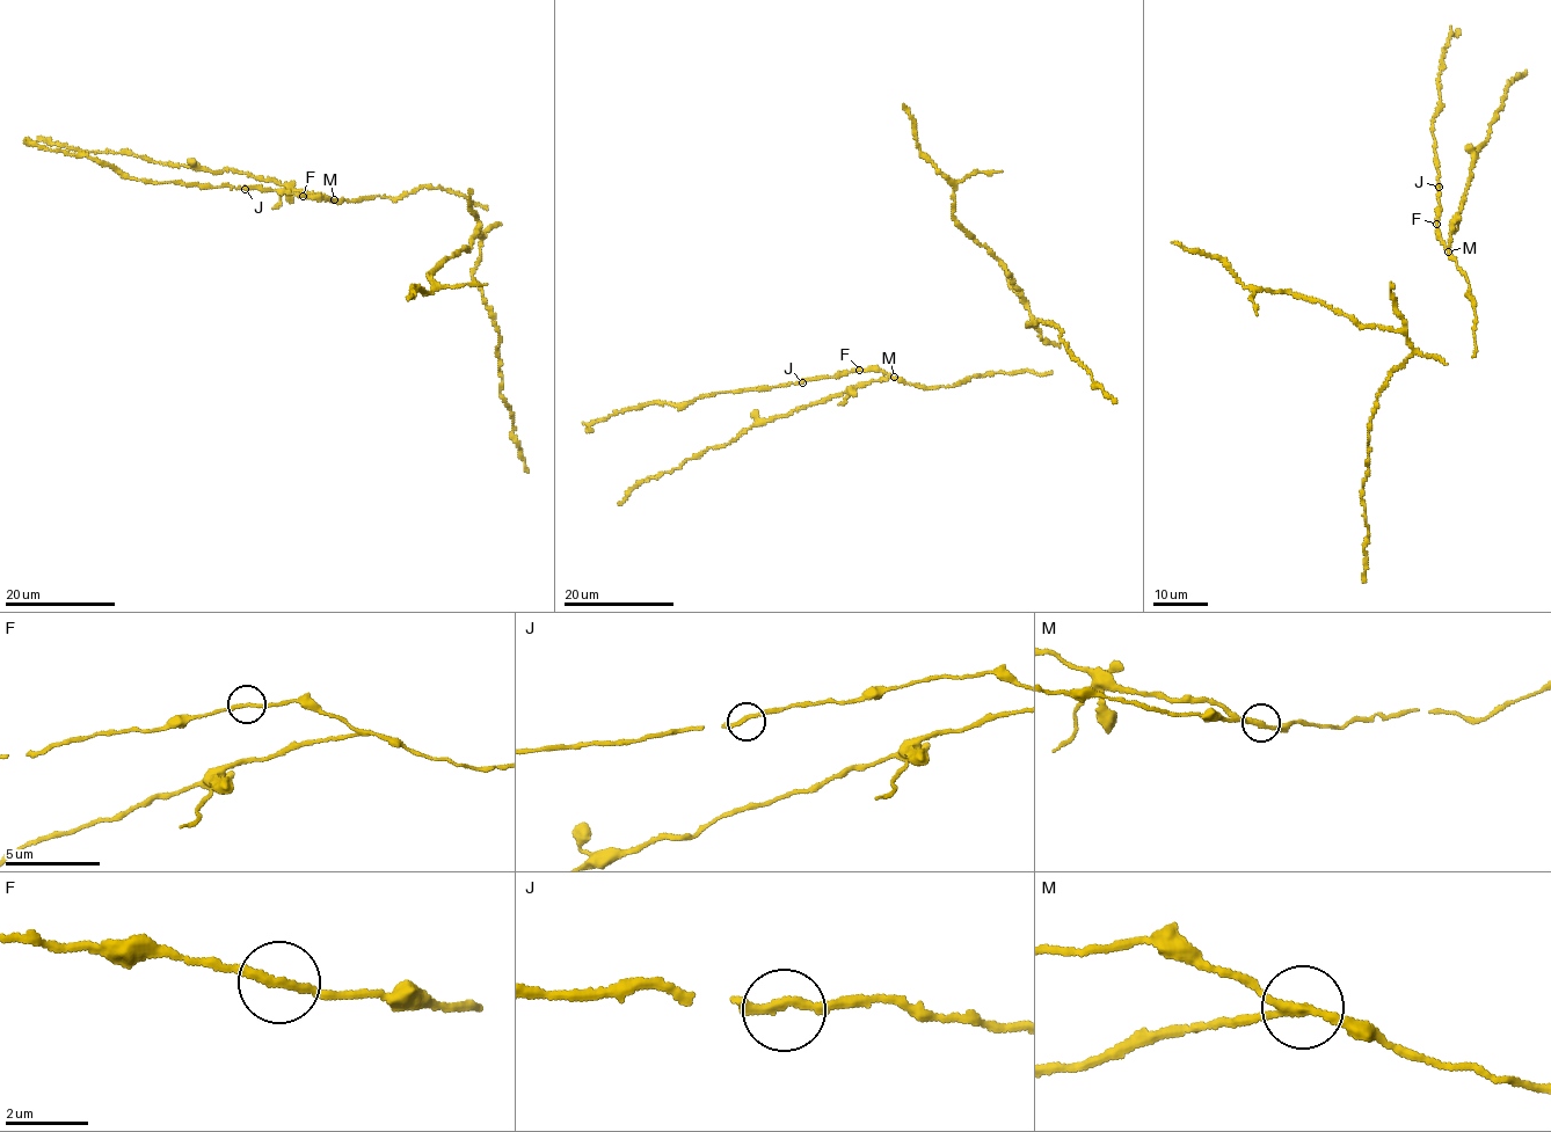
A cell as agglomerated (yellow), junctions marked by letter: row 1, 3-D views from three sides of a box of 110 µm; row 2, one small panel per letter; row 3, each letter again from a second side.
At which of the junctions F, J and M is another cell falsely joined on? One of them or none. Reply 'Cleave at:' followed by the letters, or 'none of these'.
Cleave at: M

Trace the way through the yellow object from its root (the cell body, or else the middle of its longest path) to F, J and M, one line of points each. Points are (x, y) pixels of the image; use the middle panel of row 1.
F: (982, 375), (946, 387), (923, 388), (873, 369), (859, 370)
J: (982, 375), (946, 387), (920, 387), (873, 369), (802, 382)
M: (982, 375), (946, 387), (923, 388), (894, 377)

